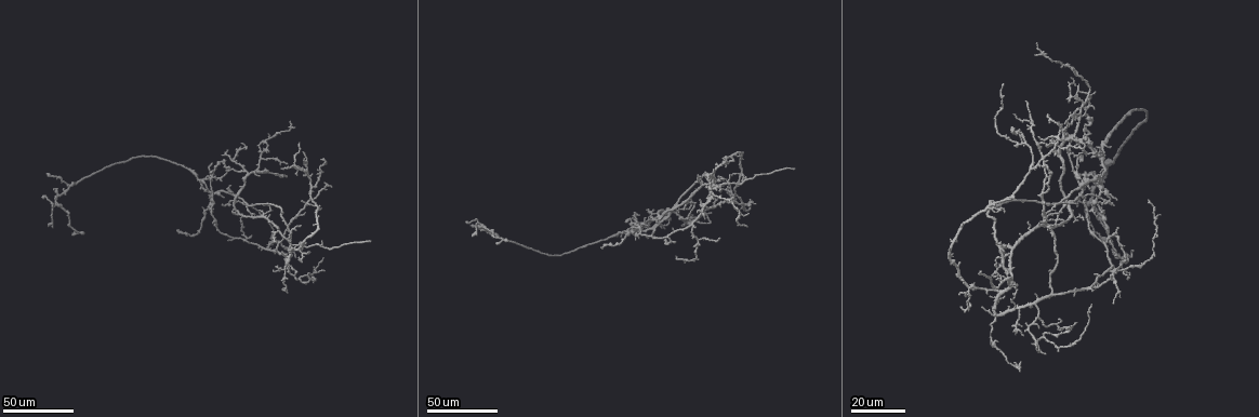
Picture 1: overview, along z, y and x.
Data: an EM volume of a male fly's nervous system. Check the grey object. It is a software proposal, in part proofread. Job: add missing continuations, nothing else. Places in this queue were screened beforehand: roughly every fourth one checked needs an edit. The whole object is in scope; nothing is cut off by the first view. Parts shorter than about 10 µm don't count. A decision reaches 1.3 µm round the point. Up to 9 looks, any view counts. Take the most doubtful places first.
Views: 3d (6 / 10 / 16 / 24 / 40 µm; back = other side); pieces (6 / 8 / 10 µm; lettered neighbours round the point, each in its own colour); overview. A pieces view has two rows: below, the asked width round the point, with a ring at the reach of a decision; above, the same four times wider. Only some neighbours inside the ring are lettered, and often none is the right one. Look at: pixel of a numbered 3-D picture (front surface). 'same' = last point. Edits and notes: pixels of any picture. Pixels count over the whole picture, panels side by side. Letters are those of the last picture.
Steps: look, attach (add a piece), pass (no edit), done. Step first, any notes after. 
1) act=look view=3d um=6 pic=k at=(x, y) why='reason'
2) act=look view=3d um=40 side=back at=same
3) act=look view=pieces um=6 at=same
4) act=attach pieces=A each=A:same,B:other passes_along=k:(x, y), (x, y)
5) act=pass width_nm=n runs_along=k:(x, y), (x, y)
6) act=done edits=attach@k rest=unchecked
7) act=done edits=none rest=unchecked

act=look view=3d um=24 pic=1 at=(267, 170) why='long arm stops here'

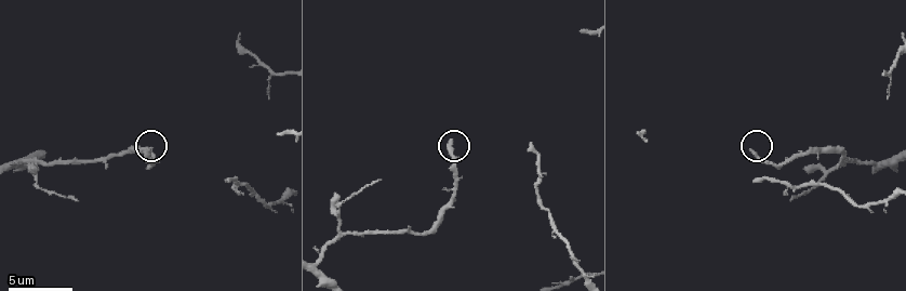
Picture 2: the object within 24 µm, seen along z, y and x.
act=look view=pieces um=8 pic=2 at=(752, 151)

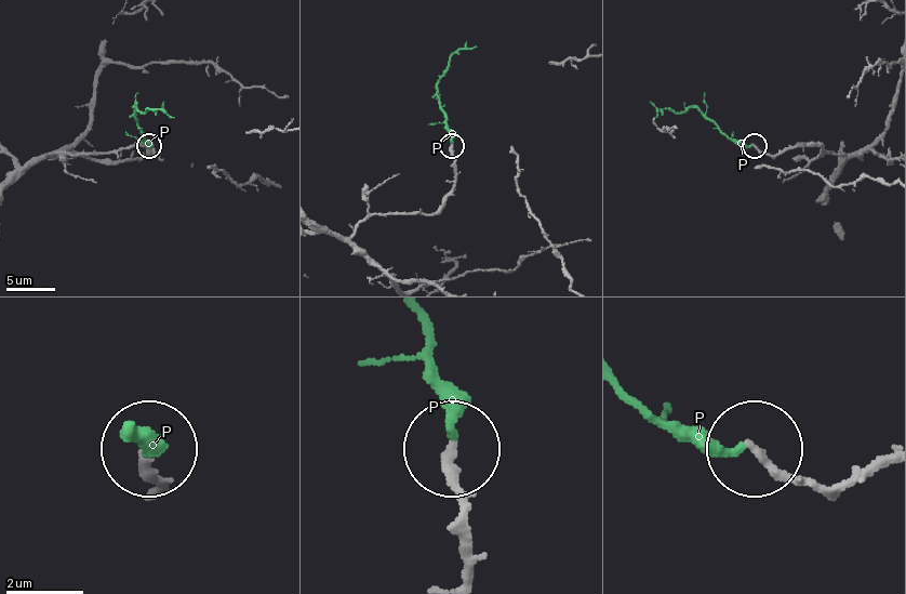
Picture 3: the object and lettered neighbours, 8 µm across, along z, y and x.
act=attach pieces=P each=P:same passes_along=3:(455, 169), (451, 133), (437, 84), (453, 54), (477, 45) found='it goes on there'

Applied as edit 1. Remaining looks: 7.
act=look view=overview

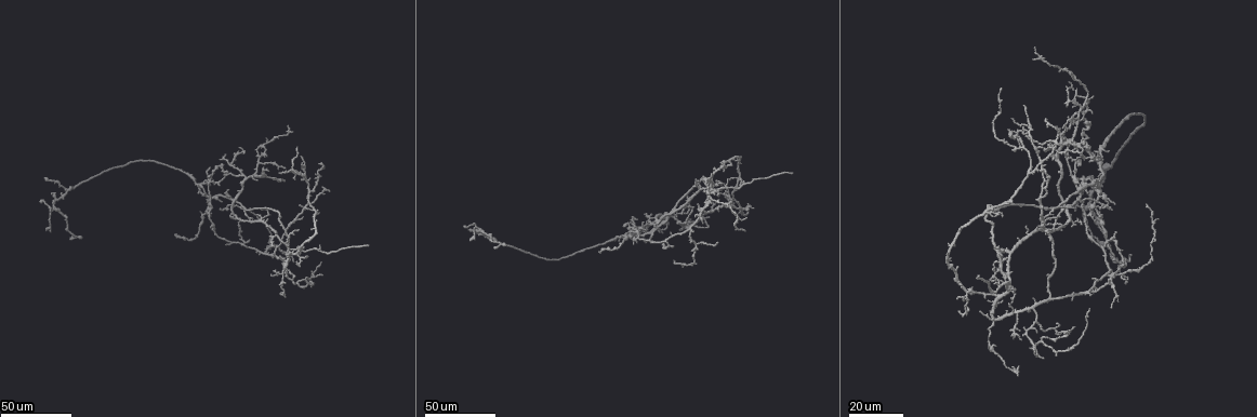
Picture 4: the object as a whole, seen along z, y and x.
act=look view=3d um=40 pic=4 at=(978, 278) why='branch stops here'

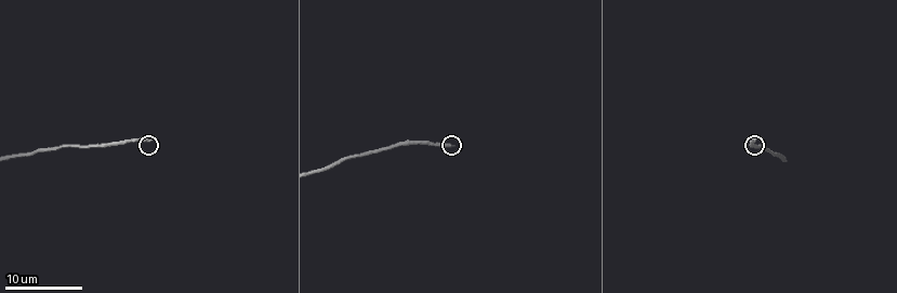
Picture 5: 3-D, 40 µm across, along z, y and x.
act=look view=pieces um=10 pic=5 at=(755, 138)

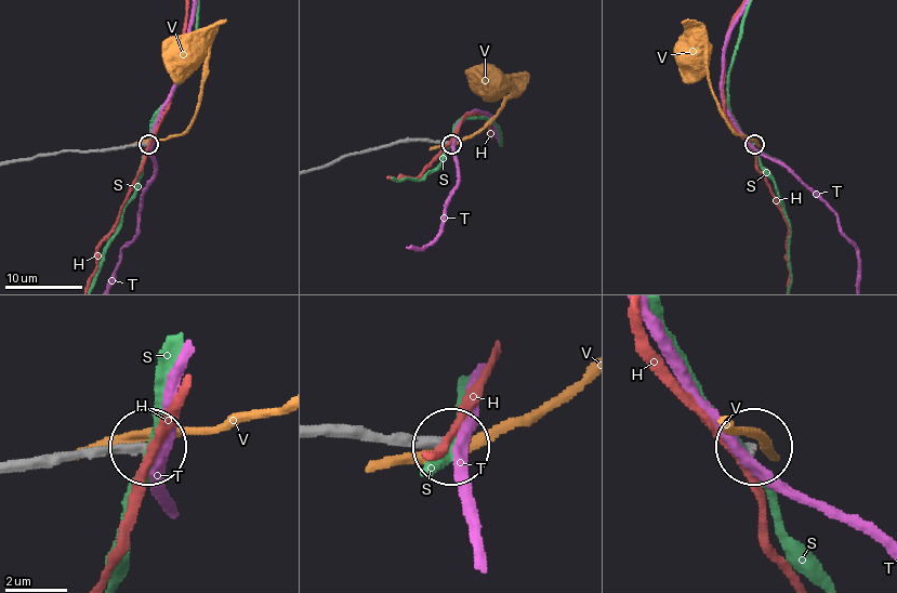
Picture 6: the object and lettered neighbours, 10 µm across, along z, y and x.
act=pass width_nm=230 each=H:other,S:other,T:other,V:other runs_along=6:(34, 158), (62, 150), (146, 144) found='none of them fits'

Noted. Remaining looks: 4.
act=look view=3d um=24 pic=4 at=(1010, 203) why='branch stops here'

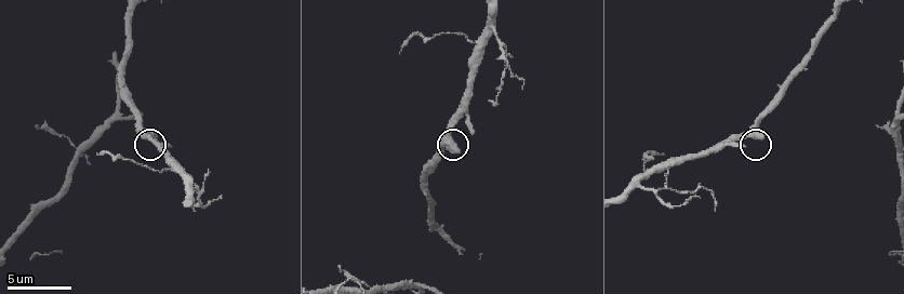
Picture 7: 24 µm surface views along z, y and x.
act=look view=pieces um=8 pic=7 at=(472, 131) why='what lies round it'

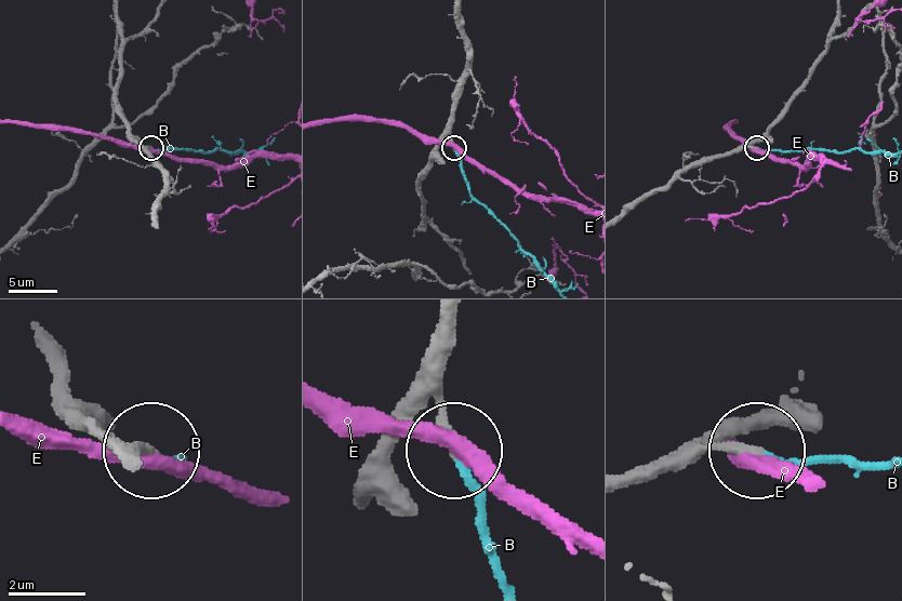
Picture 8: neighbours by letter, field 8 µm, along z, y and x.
act=attach pieces=B width_nm=210 each=B:same,E:other passes_along=8:(734, 152), (759, 148), (890, 152) found='it goes on there'

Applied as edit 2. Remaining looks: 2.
act=done edits=attach@3,attach@8 rest=unchecked

